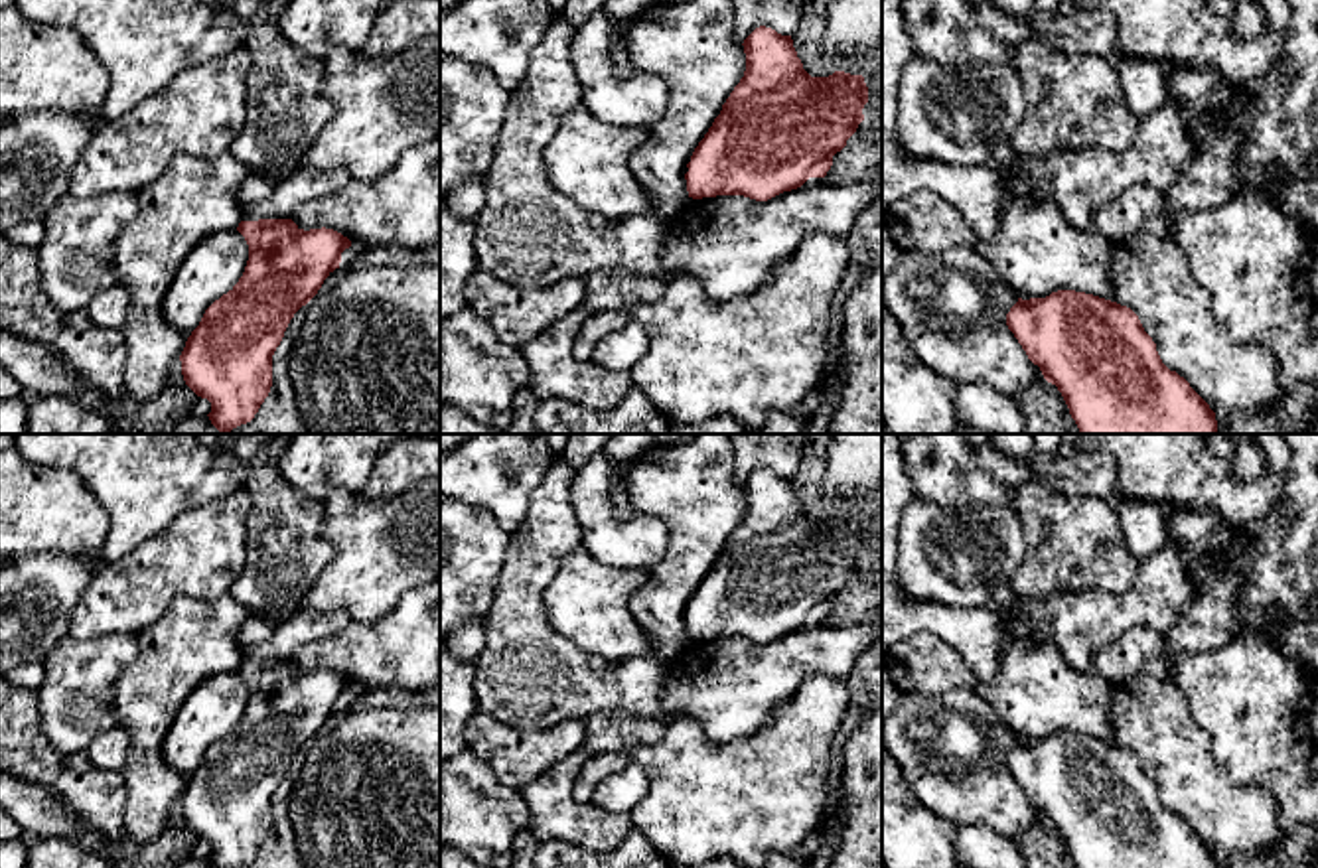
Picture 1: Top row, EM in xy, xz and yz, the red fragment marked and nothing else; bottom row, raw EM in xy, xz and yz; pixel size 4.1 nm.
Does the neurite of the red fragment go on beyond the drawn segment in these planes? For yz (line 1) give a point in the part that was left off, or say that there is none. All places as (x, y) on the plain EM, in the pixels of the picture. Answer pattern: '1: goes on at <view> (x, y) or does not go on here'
1: does not go on here

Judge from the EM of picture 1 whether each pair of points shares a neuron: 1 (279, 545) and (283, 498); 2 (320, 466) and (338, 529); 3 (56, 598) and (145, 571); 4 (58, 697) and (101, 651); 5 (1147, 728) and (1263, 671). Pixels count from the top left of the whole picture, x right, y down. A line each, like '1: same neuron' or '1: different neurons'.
1: same neuron
2: different neurons
3: different neurons
4: same neuron
5: different neurons

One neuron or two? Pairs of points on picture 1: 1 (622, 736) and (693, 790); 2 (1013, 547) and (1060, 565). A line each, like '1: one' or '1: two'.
1: two
2: two

